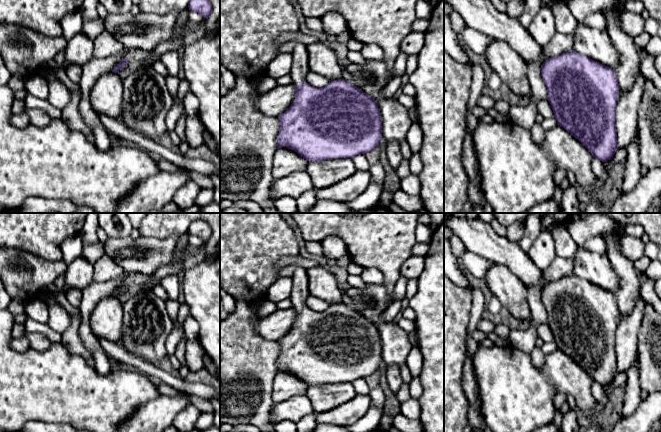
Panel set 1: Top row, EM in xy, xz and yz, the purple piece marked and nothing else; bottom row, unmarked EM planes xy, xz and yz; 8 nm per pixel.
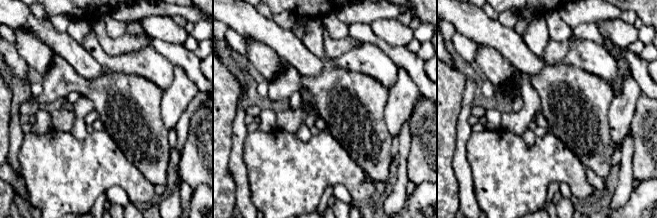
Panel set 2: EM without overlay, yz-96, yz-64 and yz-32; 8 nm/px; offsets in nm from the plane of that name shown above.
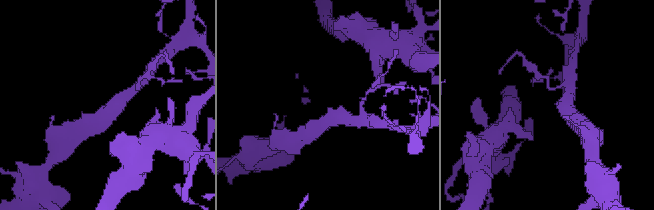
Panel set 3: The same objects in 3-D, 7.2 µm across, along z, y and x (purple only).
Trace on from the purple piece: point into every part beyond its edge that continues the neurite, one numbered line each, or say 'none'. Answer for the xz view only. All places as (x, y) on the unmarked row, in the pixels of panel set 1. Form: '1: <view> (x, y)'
1: xz (299, 292)

